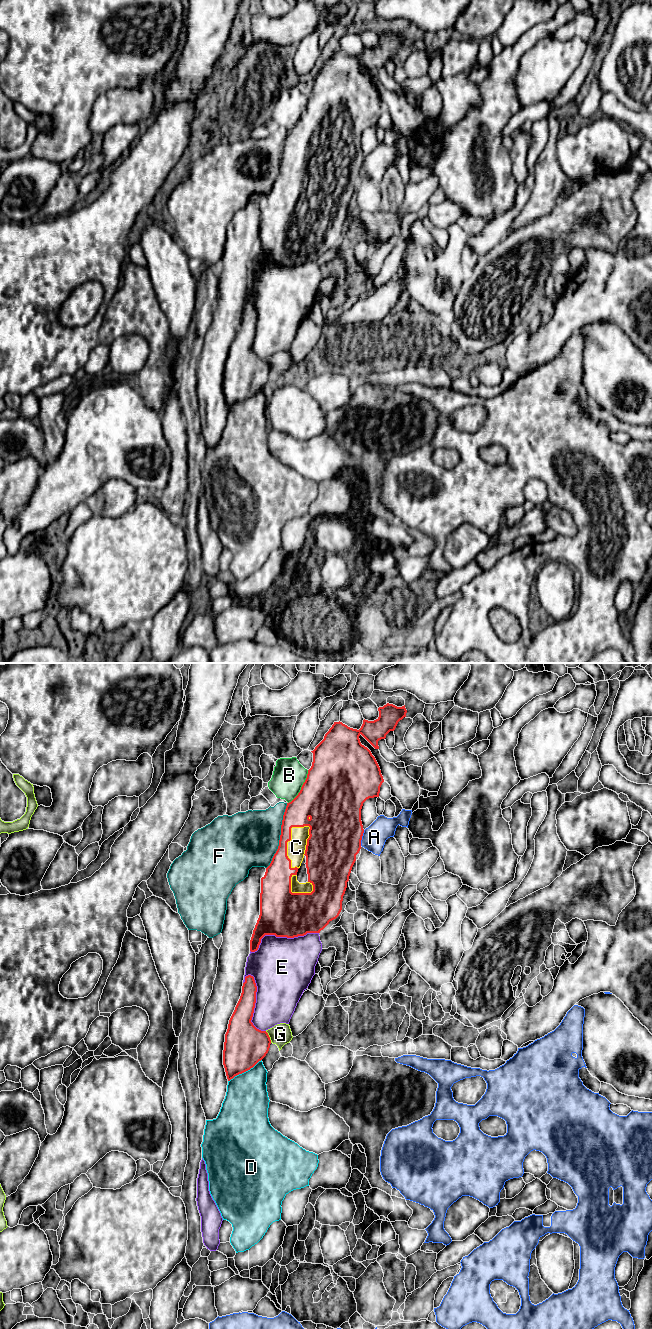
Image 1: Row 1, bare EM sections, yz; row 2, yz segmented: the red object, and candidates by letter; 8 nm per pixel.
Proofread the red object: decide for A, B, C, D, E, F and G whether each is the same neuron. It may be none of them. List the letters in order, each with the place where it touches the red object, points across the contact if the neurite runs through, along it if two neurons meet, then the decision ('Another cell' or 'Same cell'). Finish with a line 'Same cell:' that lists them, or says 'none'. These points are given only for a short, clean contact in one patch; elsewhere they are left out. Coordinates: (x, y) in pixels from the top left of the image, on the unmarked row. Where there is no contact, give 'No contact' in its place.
A: Touches red at yz (361, 166). Another cell
B: Touches red at yz (301, 115). Another cell
C: Touches red at yz (289, 168). Same cell
D: Touches red at yz (244, 399). Another cell
E: Touches red at yz (281, 264). Another cell
F: Touches red at yz (280, 164). Another cell
G: Touches red at yz (269, 365). Another cell
Same cell: C

